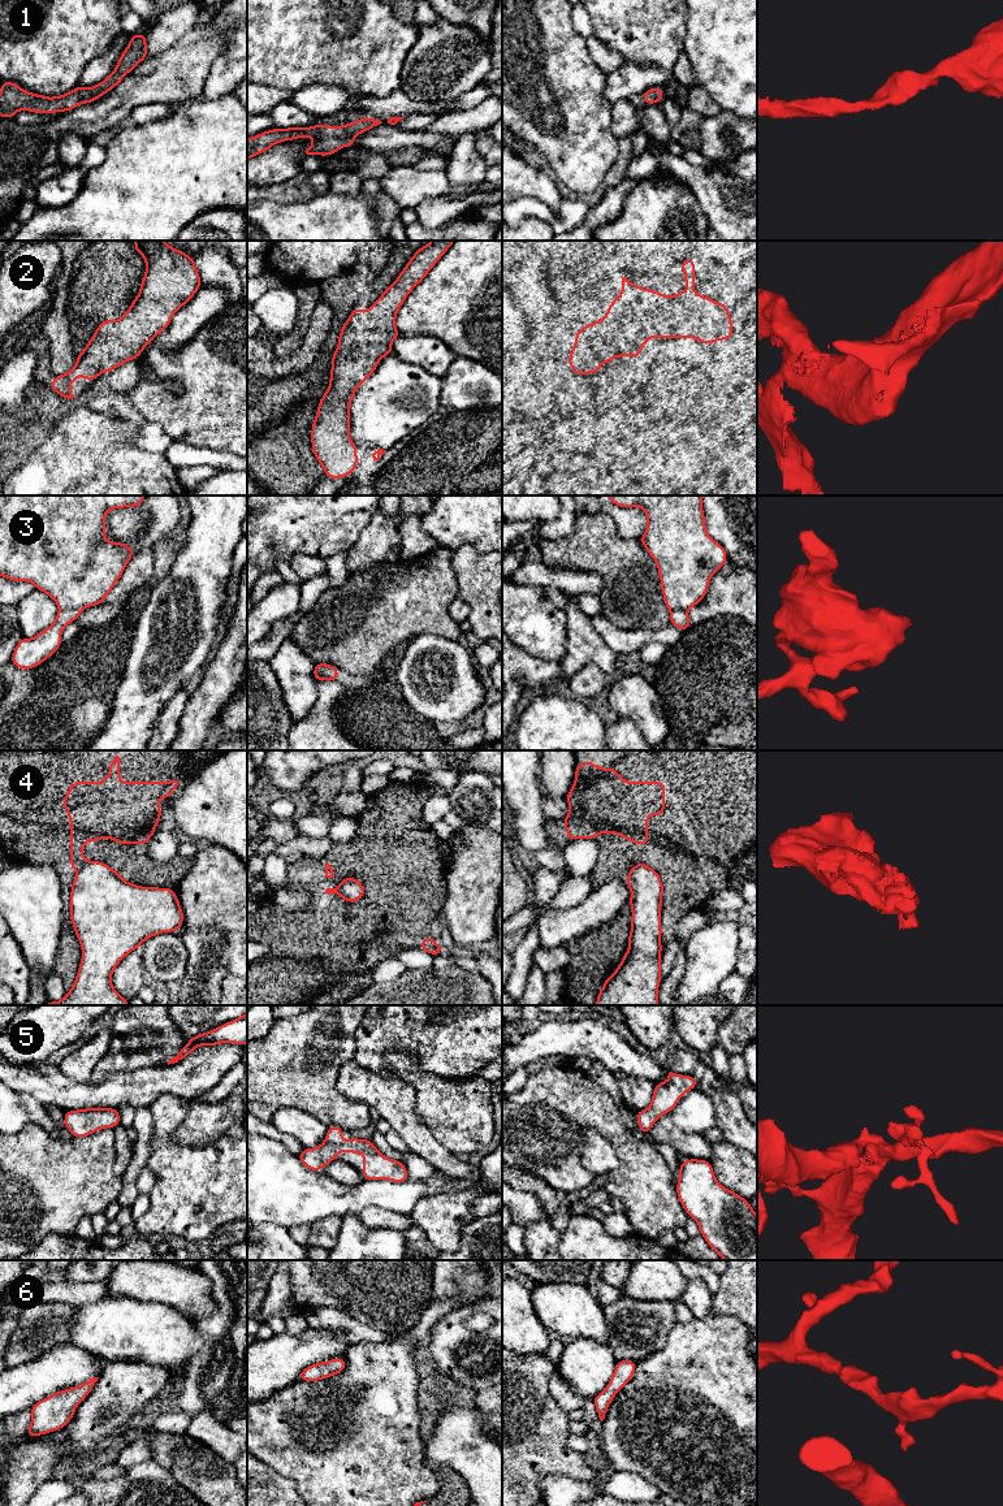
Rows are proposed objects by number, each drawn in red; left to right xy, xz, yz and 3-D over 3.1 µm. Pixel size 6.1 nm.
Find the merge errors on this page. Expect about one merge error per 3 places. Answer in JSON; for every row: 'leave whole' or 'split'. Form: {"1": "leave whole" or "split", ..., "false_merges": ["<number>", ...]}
{"1": "leave whole", "2": "leave whole", "3": "split", "4": "split", "5": "leave whole", "6": "leave whole", "false_merges": ["3", "4"]}

